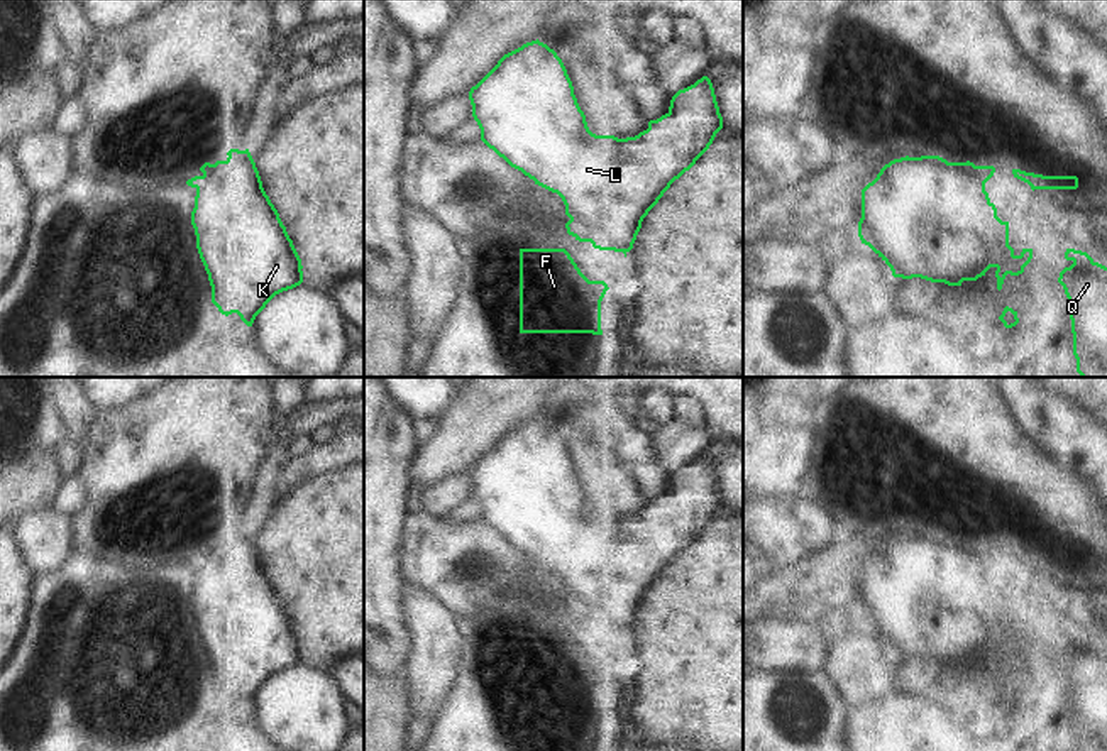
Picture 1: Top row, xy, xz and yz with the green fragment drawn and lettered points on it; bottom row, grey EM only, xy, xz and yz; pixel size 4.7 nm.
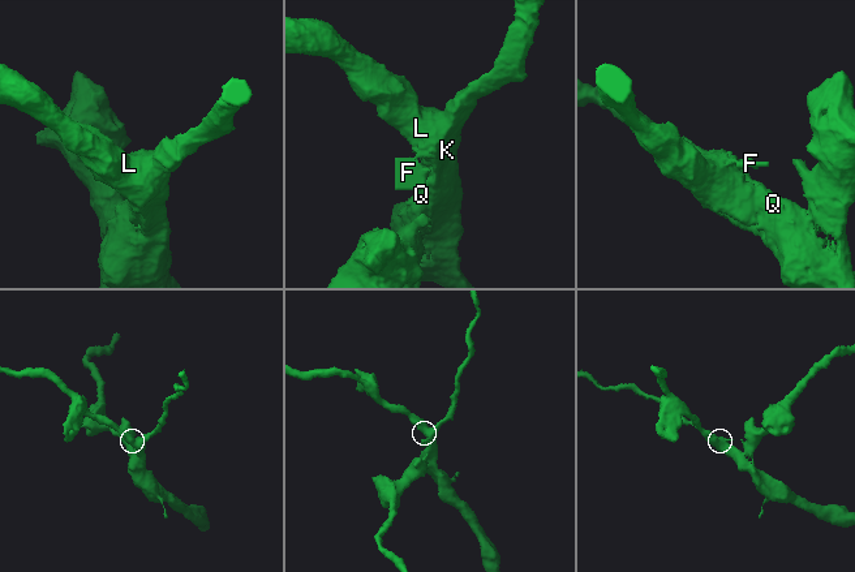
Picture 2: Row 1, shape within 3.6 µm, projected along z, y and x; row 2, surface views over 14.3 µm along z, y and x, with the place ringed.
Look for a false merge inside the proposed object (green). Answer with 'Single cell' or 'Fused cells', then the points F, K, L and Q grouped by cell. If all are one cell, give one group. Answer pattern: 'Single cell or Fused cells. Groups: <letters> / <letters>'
Fused cells. Groups: F / K L Q.

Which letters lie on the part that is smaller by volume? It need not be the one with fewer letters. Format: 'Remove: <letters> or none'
Remove: F.

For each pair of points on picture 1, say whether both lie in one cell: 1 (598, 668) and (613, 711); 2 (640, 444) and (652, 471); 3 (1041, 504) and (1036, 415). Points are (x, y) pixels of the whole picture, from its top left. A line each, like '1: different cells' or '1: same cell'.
1: same cell
2: same cell
3: different cells

